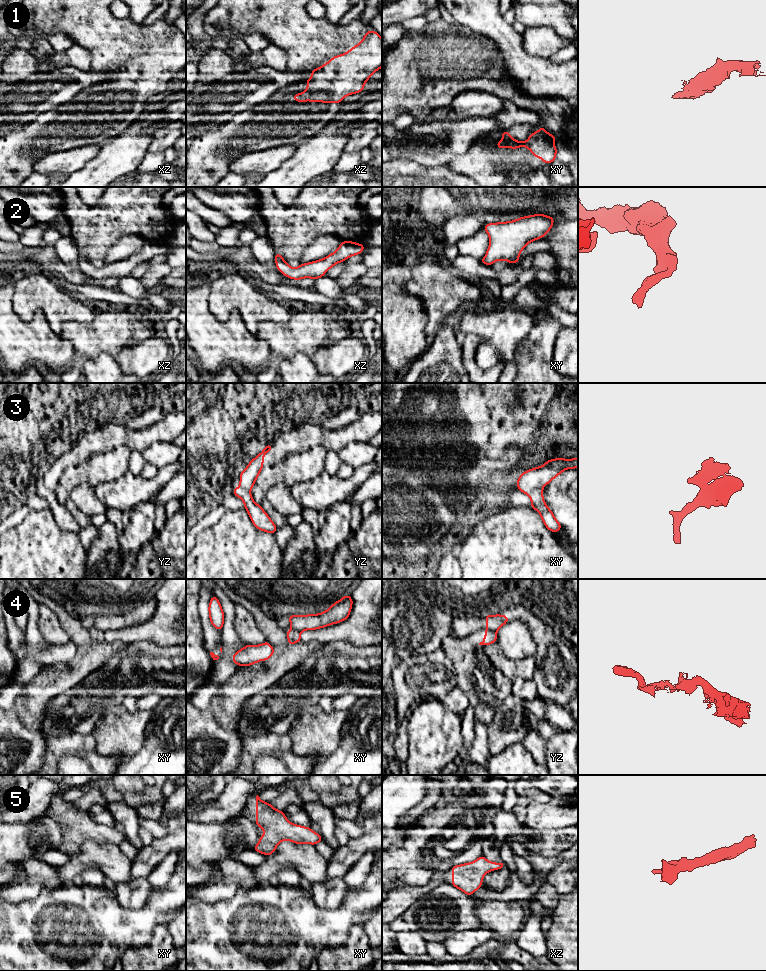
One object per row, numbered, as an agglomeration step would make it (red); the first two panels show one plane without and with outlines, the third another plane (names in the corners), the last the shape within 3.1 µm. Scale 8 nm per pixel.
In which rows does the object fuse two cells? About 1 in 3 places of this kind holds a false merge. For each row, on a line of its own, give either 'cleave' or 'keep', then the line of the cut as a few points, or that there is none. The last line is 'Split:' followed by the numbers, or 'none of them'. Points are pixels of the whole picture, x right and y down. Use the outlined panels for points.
1: keep; no cut
2: keep; no cut
3: keep; no cut
4: cleave; cut in yz along (486, 629), (495, 631)
5: keep; no cut
Split: 4

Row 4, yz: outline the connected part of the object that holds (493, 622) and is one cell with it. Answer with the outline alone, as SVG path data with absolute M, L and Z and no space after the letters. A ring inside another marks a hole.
M486 613L486 630L497 631L509 621L506 615L490 615Z

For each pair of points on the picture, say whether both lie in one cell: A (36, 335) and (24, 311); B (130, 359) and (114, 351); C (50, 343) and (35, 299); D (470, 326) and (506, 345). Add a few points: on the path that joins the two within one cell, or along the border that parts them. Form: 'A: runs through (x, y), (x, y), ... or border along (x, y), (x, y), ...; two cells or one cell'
A: border along (46, 318), (38, 310), (30, 320), (21, 320); two cells
B: border along (139, 341), (127, 345), (120, 352), (117, 359); two cells
C: border along (46, 318), (38, 310), (30, 320), (21, 320); two cells
D: runs through (479, 326), (487, 326), (497, 336); one cell

